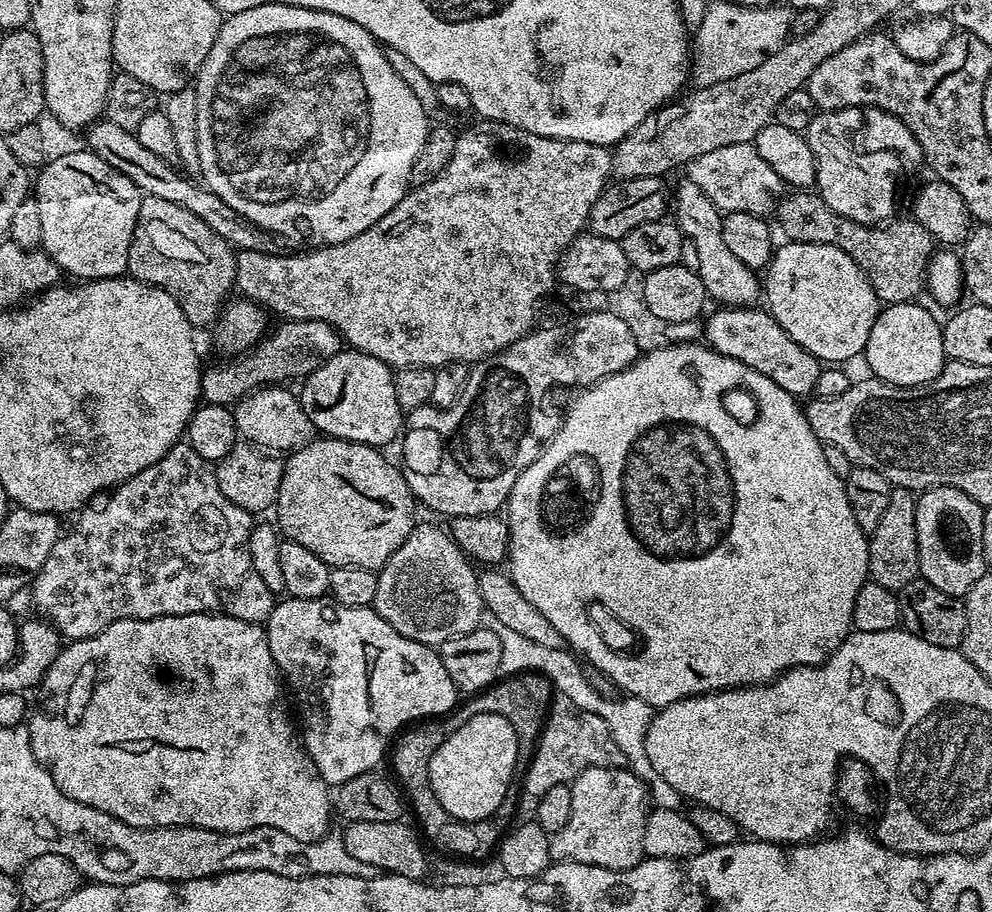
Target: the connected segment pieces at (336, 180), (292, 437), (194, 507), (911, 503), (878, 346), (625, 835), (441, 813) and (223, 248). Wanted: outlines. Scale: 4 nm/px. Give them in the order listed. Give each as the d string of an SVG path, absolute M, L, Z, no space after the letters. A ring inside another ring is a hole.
M287 2L254 6L250 10L231 13L221 23L220 33L210 46L210 54L204 59L204 65L194 77L194 87L198 98L198 158L200 159L200 176L203 183L226 206L238 210L252 224L265 228L281 241L296 244L292 246L323 246L346 242L374 226L409 191L410 170L422 142L426 142L430 127L429 113L418 102L414 90L398 78L394 66L384 57L384 48L358 22L342 18L338 14L319 12L313 8L290 6Z
M267 385L248 393L233 405L236 431L247 443L263 451L284 454L315 439L316 431L309 415L302 410L299 397L288 390L283 385Z
M186 442L175 444L165 456L158 458L158 462L154 462L154 466L146 466L146 470L134 474L134 478L116 485L108 498L109 500L101 508L85 507L75 517L77 520L72 532L65 531L58 538L58 542L54 542L54 550L50 550L50 558L46 558L46 562L42 562L42 570L30 585L35 611L49 622L65 641L85 640L106 630L119 620L149 620L159 616L185 616L199 612L214 612L221 616L233 616L242 622L258 625L263 625L267 621L272 612L274 593L266 586L266 582L262 582L258 570L254 570L254 562L250 562L253 513L242 510L242 506L234 506L234 502L230 502L230 498L226 498L226 494L222 494L216 481L213 465L209 461L203 460L198 454L198 450L194 450Z
M893 487L882 519L868 536L868 575L871 580L878 582L878 586L886 586L894 593L899 593L902 586L920 576L918 530L914 520L916 498L917 493L911 488Z
M920 302L906 304L889 304L881 307L875 313L870 330L870 338L864 344L863 359L868 359L868 368L873 377L884 380L888 384L896 384L898 387L916 388L920 384L928 384L944 369L946 357L942 346L942 324L935 320Z
M627 767L587 768L570 785L572 810L562 830L551 833L552 859L569 864L602 866L621 872L645 859L643 835L650 811L648 785Z
M538 672L508 674L497 679L491 688L465 699L468 700L465 704L463 701L447 716L413 723L395 737L390 748L393 768L391 771L410 805L410 812L416 815L415 823L422 832L424 827L423 835L426 840L428 835L429 845L432 843L434 847L449 852L452 855L449 857L459 858L461 861L487 860L497 851L500 841L504 839L513 823L512 815L516 812L515 791L510 790L504 795L502 806L498 806L498 810L494 810L494 814L485 820L477 820L475 823L455 820L446 810L446 806L438 802L434 786L430 786L430 758L434 758L434 750L438 750L444 739L454 734L454 730L458 730L458 726L466 726L470 718L478 714L498 714L506 718L510 726L514 726L514 734L518 738L518 761L521 765L527 766L532 760L532 755L536 753L536 743L540 741L540 732L544 729L544 719L548 717L548 706L552 702L553 695L552 683Z
M144 196L140 202L138 222L134 226L134 238L130 242L127 275L134 280L141 280L143 284L153 284L166 290L166 294L170 294L174 302L182 306L182 314L186 314L192 325L211 325L236 288L236 252L232 245L218 238L218 234L214 234L206 222L190 214L190 210L174 206L174 202L166 202L166 198Z

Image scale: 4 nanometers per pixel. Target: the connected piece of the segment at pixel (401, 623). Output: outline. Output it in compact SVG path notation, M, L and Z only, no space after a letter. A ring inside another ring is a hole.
M417 523L406 542L402 542L402 546L398 546L398 550L394 550L391 558L376 572L376 577L378 590L374 594L372 607L382 619L390 622L390 626L394 626L394 630L398 630L398 634L414 642L439 646L450 638L470 634L474 629L481 627L480 615L484 616L486 609L483 598L480 597L477 569L445 529L443 532L432 524Z

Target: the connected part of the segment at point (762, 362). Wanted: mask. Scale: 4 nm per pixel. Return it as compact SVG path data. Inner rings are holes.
M720 306L715 310L717 312L704 324L703 339L709 348L758 370L758 374L766 374L766 378L778 382L778 386L782 386L782 390L786 390L791 396L808 398L815 393L822 367L821 360L807 352L798 342L794 342L794 338L786 334L786 330L772 317L771 312L760 306Z

